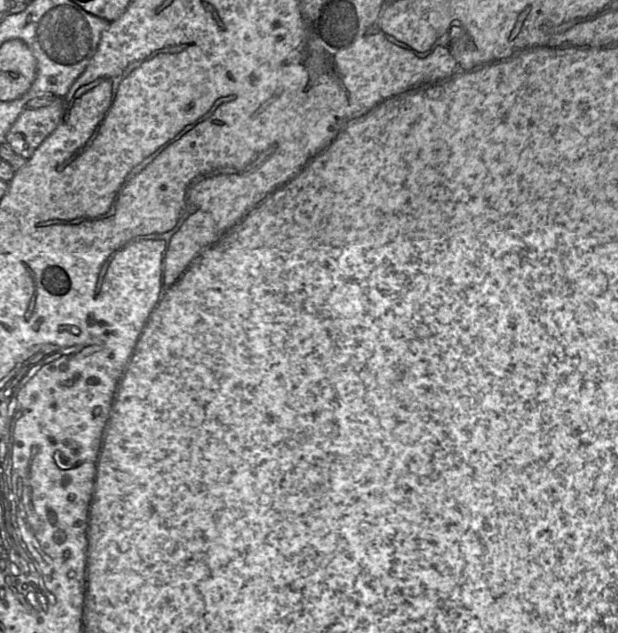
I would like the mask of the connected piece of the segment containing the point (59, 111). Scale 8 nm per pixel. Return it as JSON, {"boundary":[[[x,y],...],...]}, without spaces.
{"boundary":[[[63,98],[38,109],[25,108],[11,126],[7,143],[16,155],[30,159],[42,142],[57,128],[63,114]]]}

